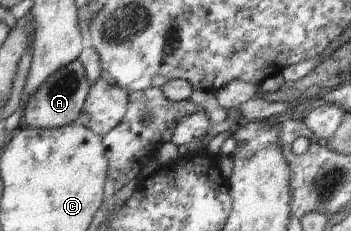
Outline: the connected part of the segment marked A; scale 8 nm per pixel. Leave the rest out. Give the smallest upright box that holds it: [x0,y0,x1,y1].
[25,60,91,129]

